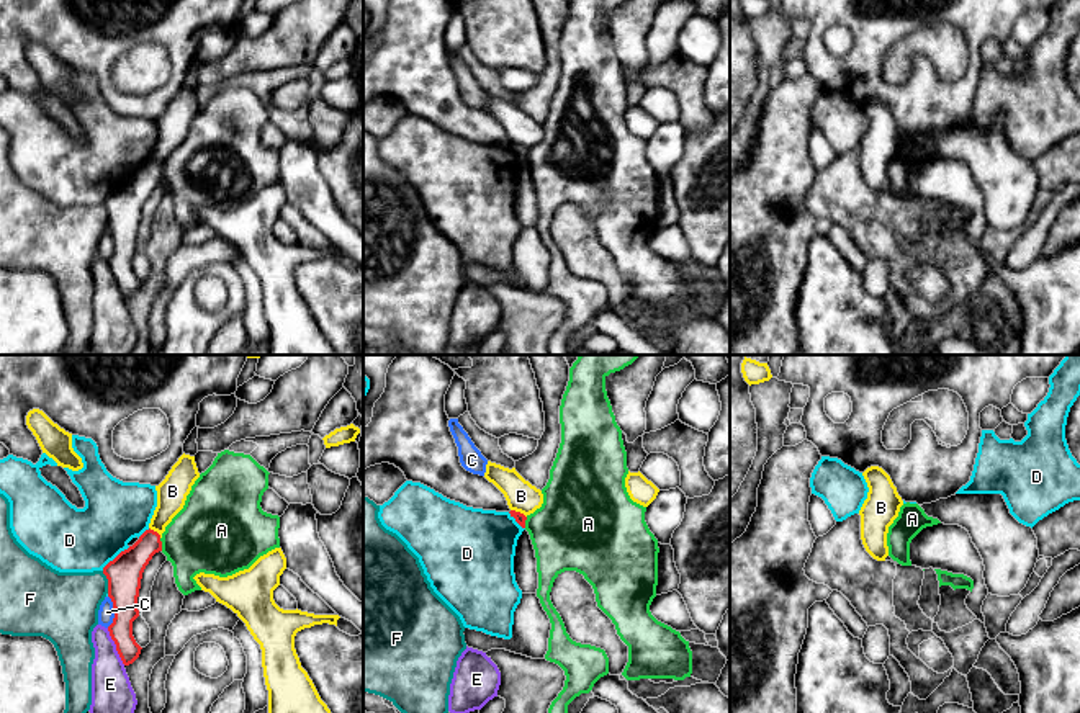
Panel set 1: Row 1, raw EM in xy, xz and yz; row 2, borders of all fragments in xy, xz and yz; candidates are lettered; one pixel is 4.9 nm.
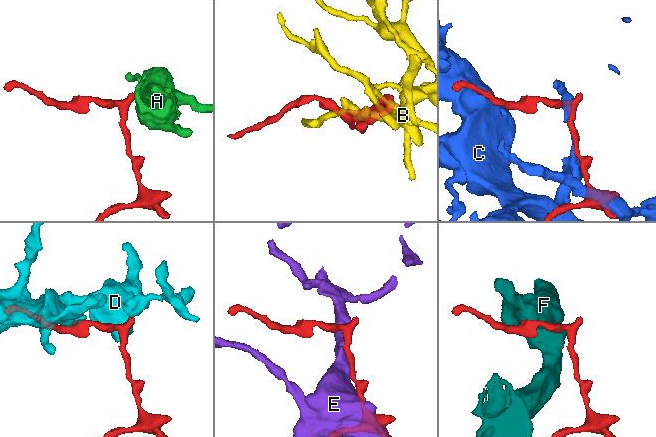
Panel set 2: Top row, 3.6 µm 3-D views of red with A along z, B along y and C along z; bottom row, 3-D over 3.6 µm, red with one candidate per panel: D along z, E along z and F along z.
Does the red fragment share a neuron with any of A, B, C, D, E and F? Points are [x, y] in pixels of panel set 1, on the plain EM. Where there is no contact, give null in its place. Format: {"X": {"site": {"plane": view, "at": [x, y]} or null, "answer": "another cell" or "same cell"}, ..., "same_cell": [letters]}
{"A": {"site": {"plane": "xy", "at": [161, 179]}, "answer": "another cell"}, "B": {"site": {"plane": "xz", "at": [519, 146]}, "answer": "another cell"}, "C": {"site": {"plane": "xy", "at": [115, 246]}, "answer": "another cell"}, "D": {"site": {"plane": "xy", "at": [116, 190]}, "answer": "another cell"}, "E": {"site": {"plane": "xy", "at": [116, 280]}, "answer": "another cell"}, "F": {"site": {"plane": "xy", "at": [108, 216]}, "answer": "another cell"}, "same_cell": []}

